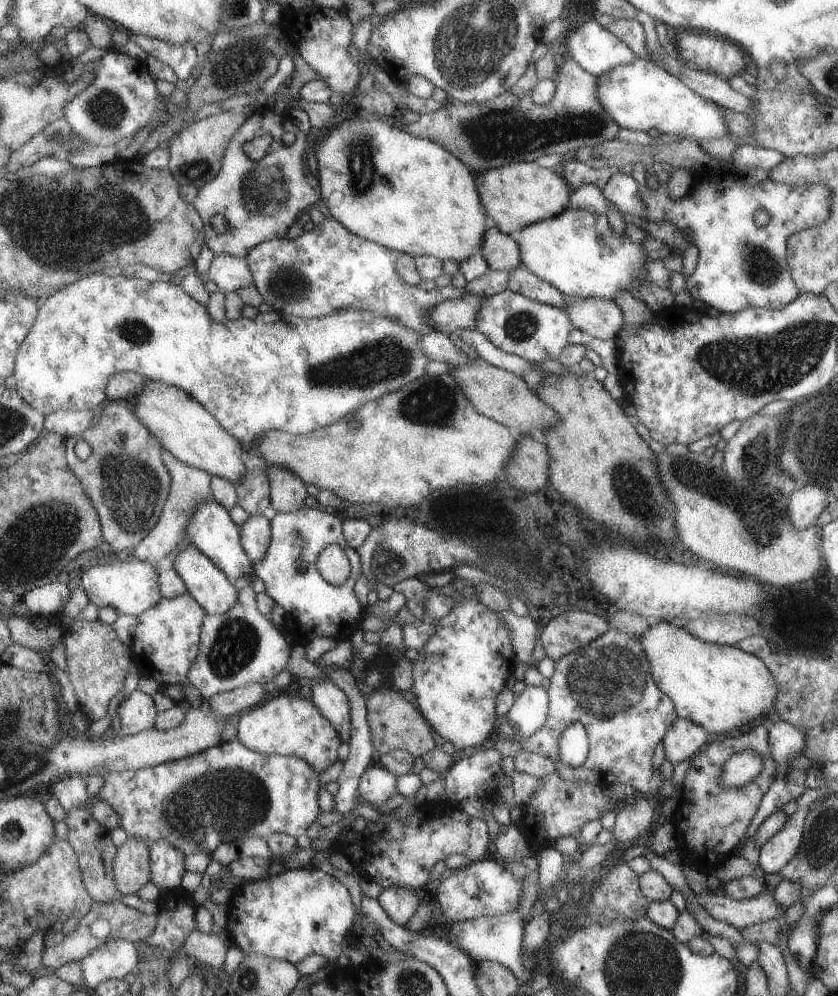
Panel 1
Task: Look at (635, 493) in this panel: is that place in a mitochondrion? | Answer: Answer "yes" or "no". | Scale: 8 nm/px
yes

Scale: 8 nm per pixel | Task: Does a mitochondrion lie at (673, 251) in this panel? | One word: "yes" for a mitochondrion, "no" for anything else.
no

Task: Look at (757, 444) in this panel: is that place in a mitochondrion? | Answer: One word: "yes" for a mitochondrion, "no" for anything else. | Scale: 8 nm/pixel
yes

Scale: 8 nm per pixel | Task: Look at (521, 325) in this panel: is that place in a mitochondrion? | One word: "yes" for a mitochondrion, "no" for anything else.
yes

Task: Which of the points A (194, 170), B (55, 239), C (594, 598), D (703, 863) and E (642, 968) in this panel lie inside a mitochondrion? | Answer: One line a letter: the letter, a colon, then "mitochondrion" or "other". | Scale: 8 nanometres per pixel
A: mitochondrion
B: mitochondrion
C: other
D: other
E: mitochondrion

